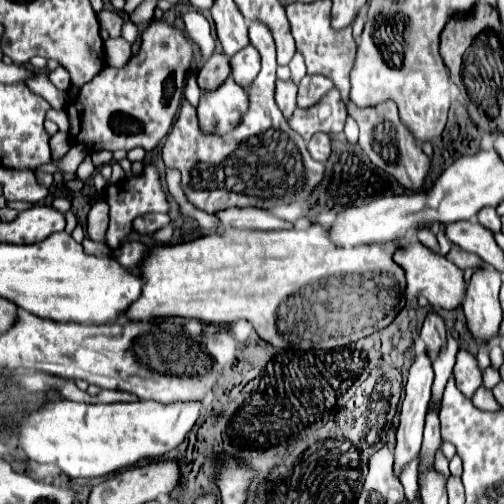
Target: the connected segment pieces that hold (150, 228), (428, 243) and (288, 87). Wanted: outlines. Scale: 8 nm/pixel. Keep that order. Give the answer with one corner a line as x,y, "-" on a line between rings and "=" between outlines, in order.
142,214
134,220
134,232
138,234
154,234
156,230
160,230
162,226
170,224
168,214
=
418,228
416,232
416,238
420,244
424,244
426,248
430,248
432,252
440,252
440,246
438,246
438,240
436,240
436,234
432,232
432,228
=
276,80
276,102
282,110
282,114
288,118
294,108
296,108
296,84
292,82
284,82
284,80

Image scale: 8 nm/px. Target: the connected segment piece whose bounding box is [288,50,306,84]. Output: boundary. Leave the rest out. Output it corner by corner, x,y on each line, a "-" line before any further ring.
296,50
296,54
294,54
294,58
290,60
290,70
292,70
292,80
298,84
300,80
302,80
302,76
306,74
306,66
304,66
304,58
302,58
302,52
300,50

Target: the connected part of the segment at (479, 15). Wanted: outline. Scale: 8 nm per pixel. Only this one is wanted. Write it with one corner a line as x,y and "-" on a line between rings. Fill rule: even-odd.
478,4
474,8
474,14
468,18
454,18
446,24
442,38
440,38
440,54
444,58
444,64
452,72
452,80
462,86
462,56
472,44
474,36
478,36
482,30
486,30
490,24
500,24
498,12
490,6

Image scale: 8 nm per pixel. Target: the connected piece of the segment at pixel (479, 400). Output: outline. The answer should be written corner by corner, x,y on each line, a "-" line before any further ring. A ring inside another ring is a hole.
483,385
475,392
472,403
477,408
487,411
498,411
503,409
503,407
495,400
492,391
486,390

